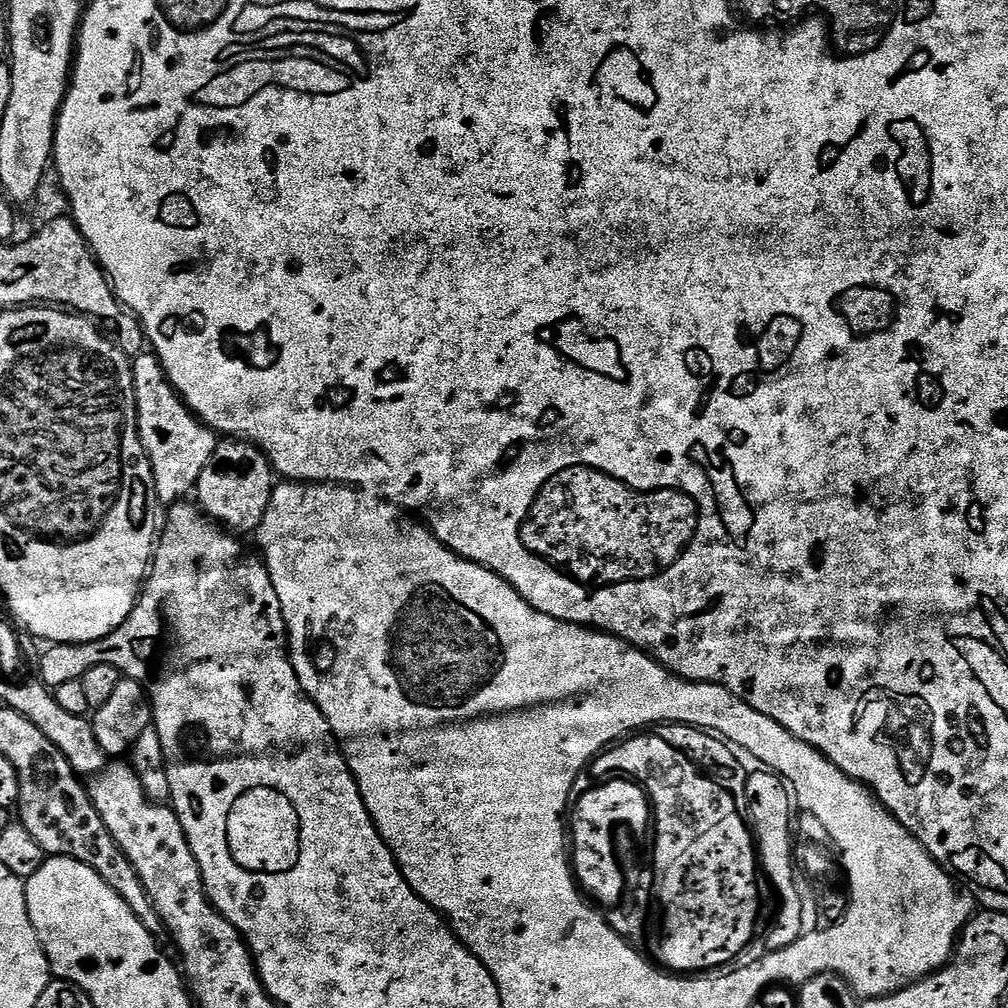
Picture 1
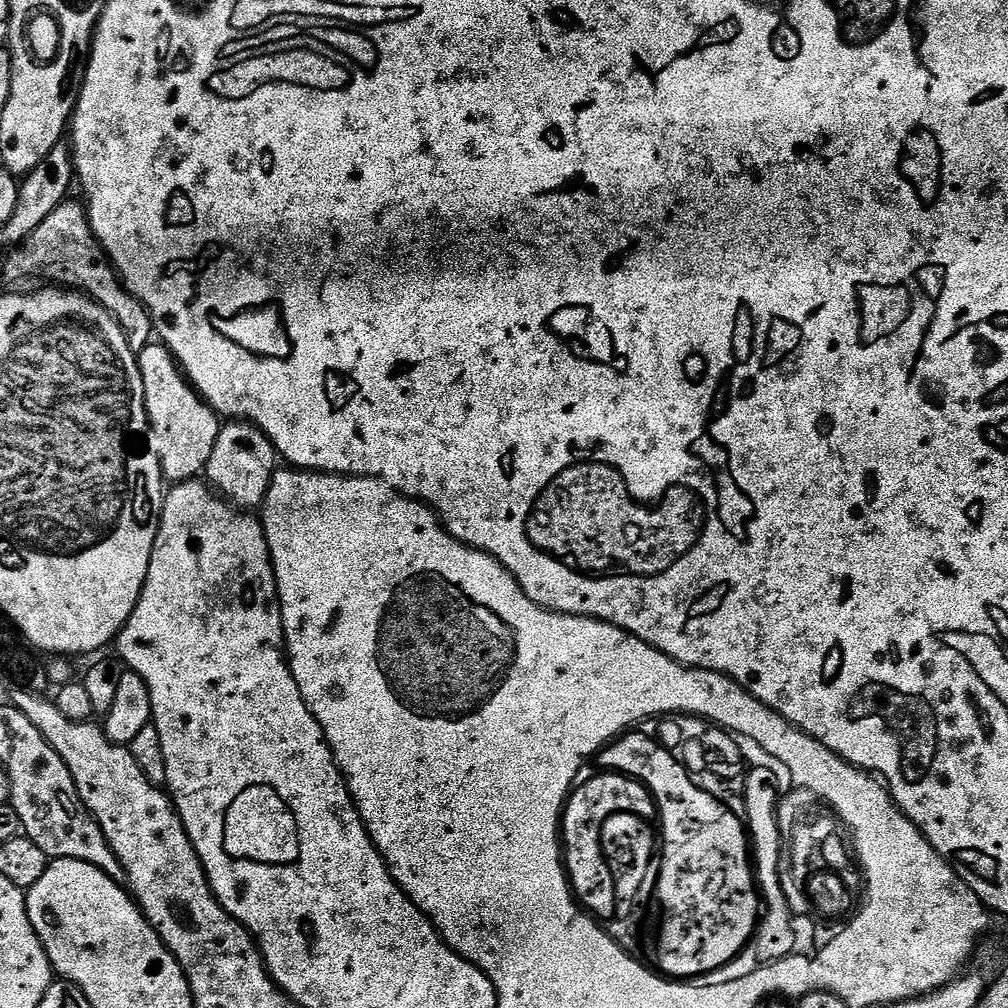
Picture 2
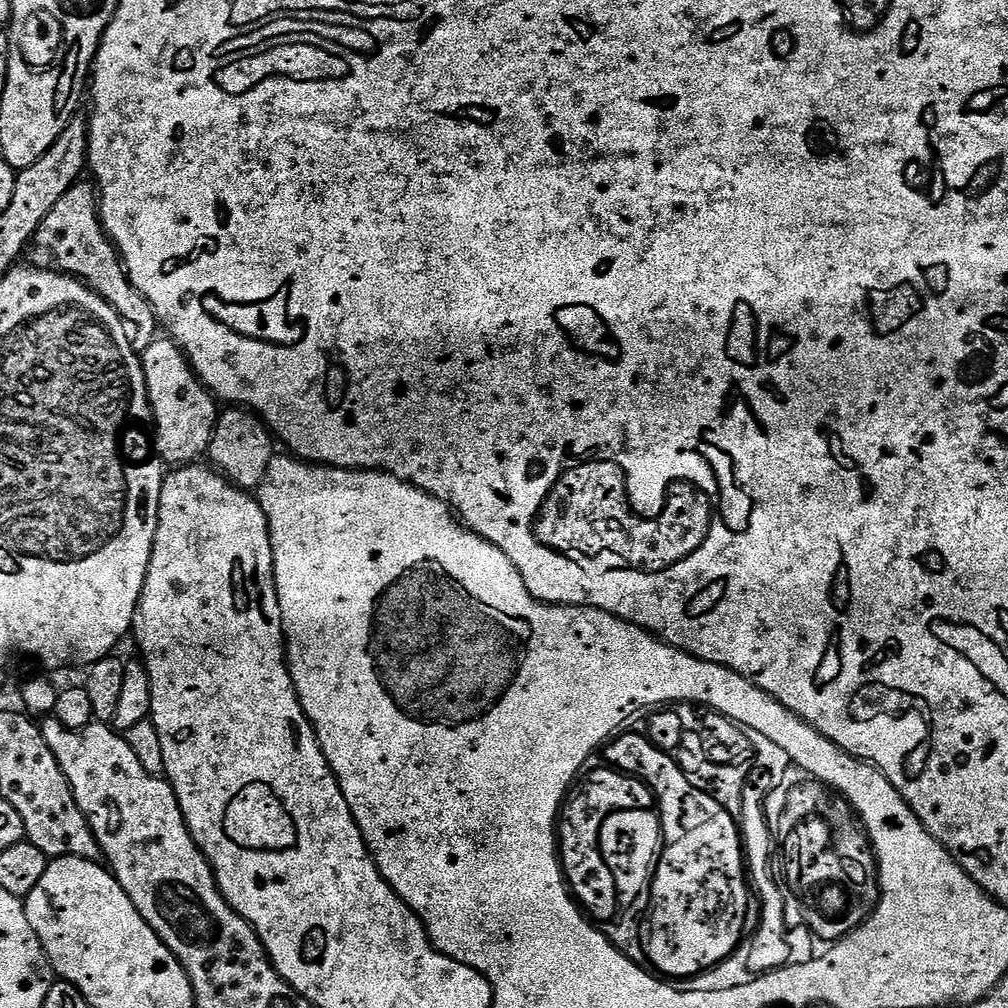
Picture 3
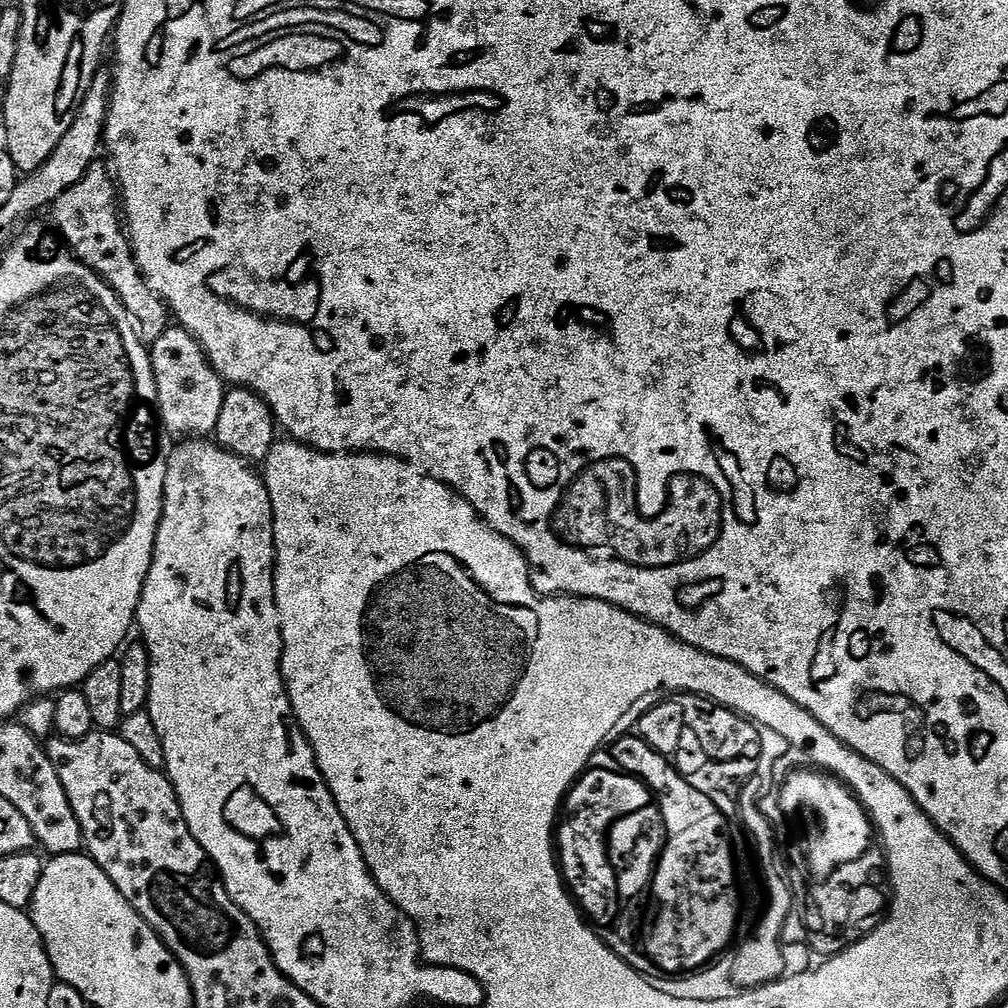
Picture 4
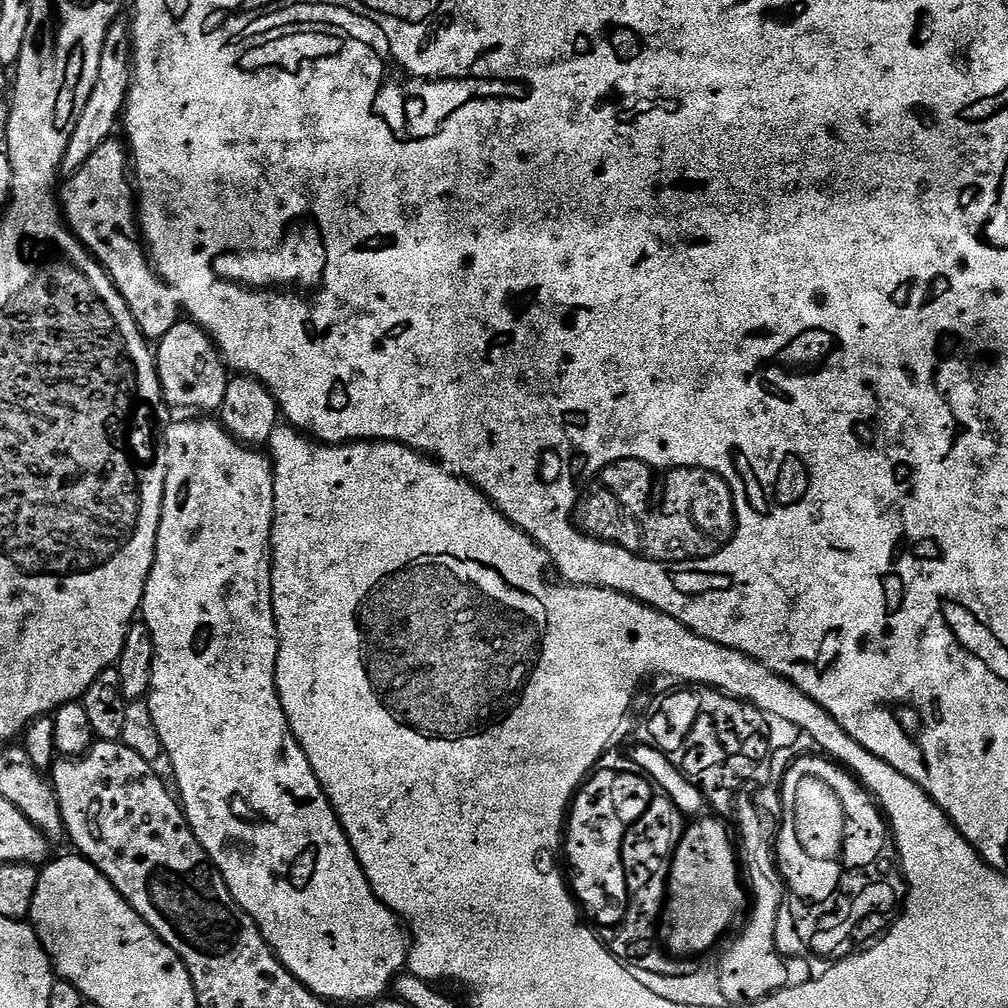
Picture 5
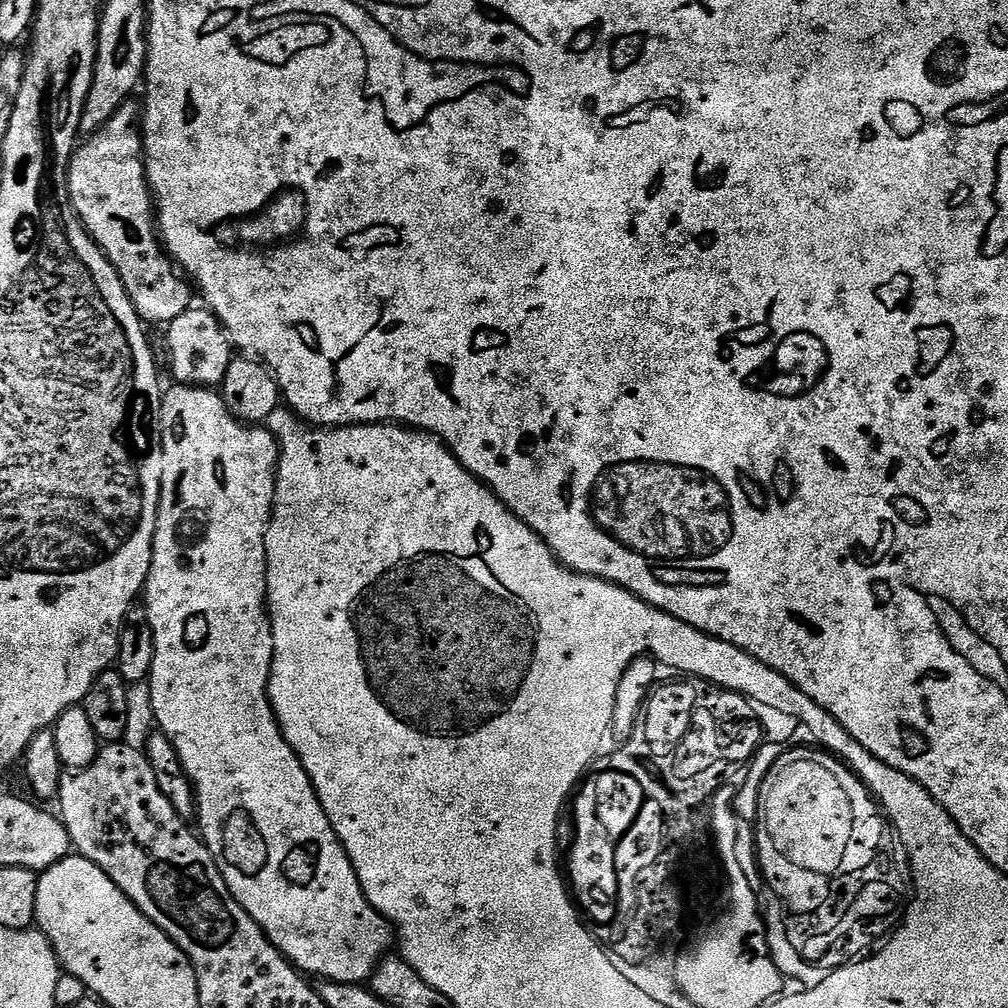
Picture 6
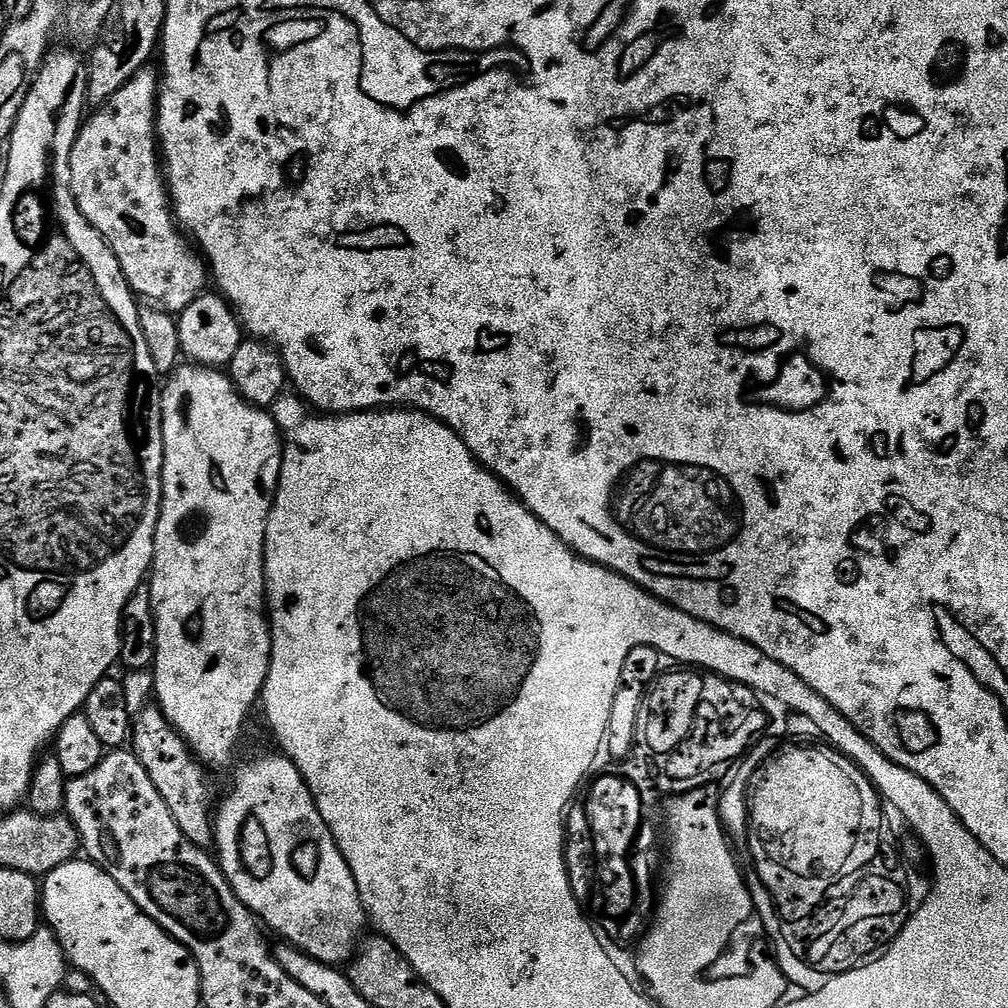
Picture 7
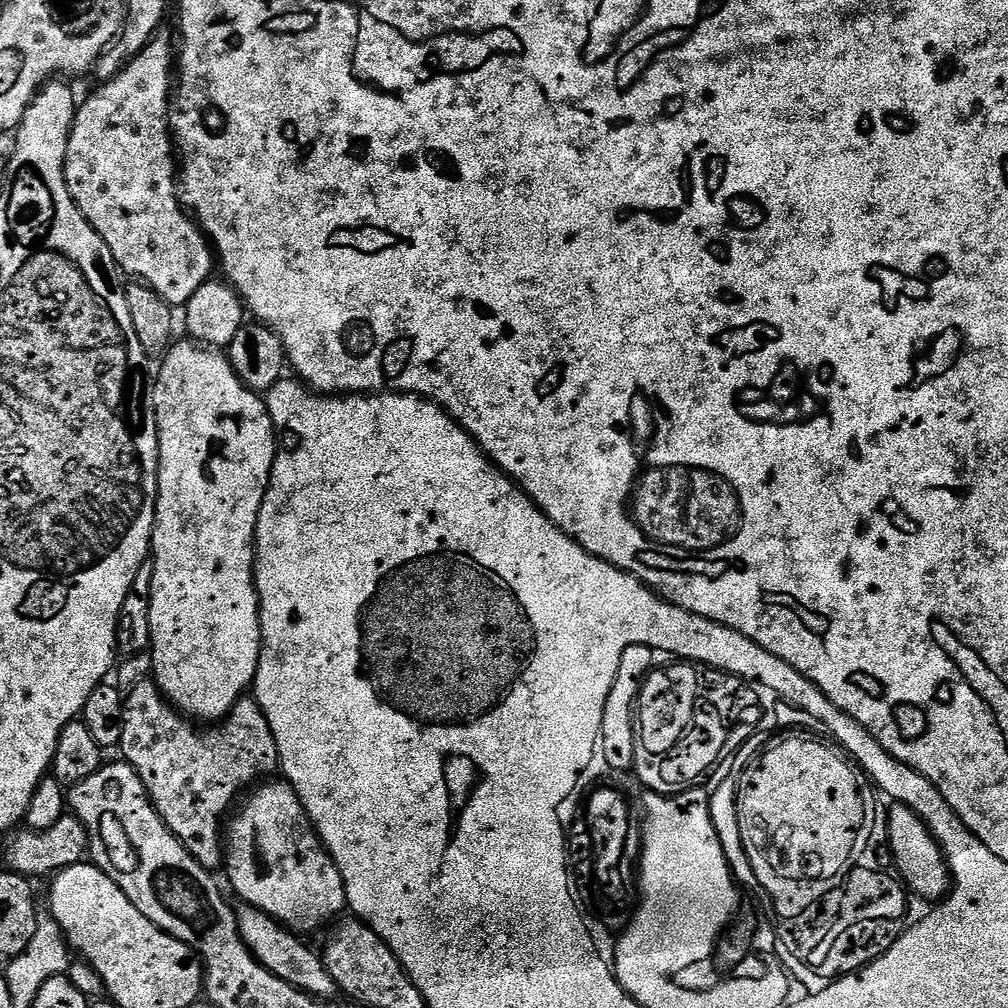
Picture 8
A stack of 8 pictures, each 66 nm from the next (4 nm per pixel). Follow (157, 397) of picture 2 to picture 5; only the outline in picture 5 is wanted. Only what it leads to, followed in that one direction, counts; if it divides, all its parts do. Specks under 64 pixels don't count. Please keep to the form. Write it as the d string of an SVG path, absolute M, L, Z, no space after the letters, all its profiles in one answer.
M188 318L181 319L155 345L154 359L165 405L193 408L196 414L212 414L220 409L222 398L226 398L230 369L216 341L199 324Z

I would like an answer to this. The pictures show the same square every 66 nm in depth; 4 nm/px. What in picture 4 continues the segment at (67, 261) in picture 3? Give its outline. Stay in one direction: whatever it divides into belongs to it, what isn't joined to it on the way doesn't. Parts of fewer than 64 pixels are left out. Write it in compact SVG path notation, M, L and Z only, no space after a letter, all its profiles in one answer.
M94 163L76 185L70 186L57 198L54 205L56 228L61 232L59 235L68 251L110 285L132 317L141 340L145 345L151 346L170 327L170 313L164 297L157 296L156 291L140 273L136 255L132 253L132 242L122 223L122 212L118 207L118 188L114 183L113 173L105 165L104 169L101 164Z

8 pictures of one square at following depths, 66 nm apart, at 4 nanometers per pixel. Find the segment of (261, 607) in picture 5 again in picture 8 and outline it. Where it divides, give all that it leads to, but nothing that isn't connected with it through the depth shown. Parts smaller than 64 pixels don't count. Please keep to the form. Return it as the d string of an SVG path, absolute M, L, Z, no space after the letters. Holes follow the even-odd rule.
M191 339L173 343L159 361L154 376L156 393L156 425L160 439L160 474L156 481L156 524L152 527L150 559L154 566L152 575L152 597L150 598L150 634L152 635L152 671L154 683L164 693L169 704L185 717L219 722L232 711L232 707L245 695L244 692L256 683L256 671L260 662L262 630L260 629L260 599L256 593L256 523L270 486L270 474L278 451L278 433L268 413L265 397L251 392L238 378L227 355L223 351L201 346ZM268 782L257 787L240 813L231 817L232 829L226 832L226 873L232 888L245 905L262 910L274 917L285 928L297 934L316 932L323 920L332 920L348 908L346 886L332 856L313 828L298 794L287 782Z

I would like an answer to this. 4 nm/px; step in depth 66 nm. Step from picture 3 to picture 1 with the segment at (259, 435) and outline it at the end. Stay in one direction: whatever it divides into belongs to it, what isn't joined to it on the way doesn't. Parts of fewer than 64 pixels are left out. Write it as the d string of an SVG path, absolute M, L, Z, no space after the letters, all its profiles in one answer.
M224 438L217 443L210 462L206 462L206 470L198 478L194 500L207 519L229 533L255 533L266 514L266 506L270 506L273 487L272 464L264 453L247 440Z

